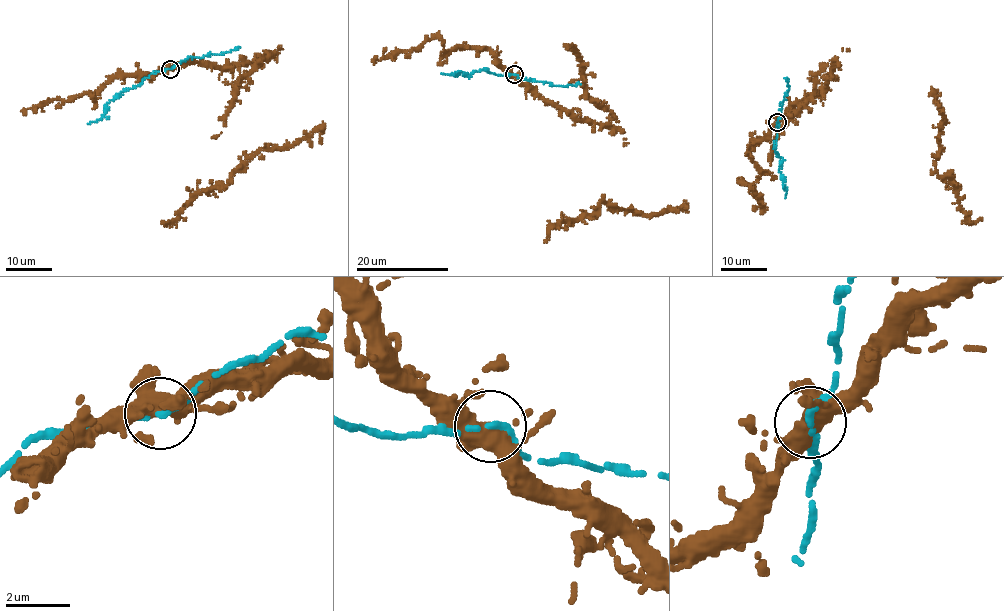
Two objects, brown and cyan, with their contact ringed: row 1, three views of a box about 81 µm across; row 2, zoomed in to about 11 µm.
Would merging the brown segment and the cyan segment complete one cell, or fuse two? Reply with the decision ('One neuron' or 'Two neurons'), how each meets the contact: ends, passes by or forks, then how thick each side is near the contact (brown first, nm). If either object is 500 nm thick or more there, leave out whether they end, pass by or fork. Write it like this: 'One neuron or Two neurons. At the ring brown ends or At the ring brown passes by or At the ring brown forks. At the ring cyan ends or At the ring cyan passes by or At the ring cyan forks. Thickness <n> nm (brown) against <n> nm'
One neuron. At the ring brown forks. At the ring cyan passes by. Thickness 380 nm (brown) against 200 nm

